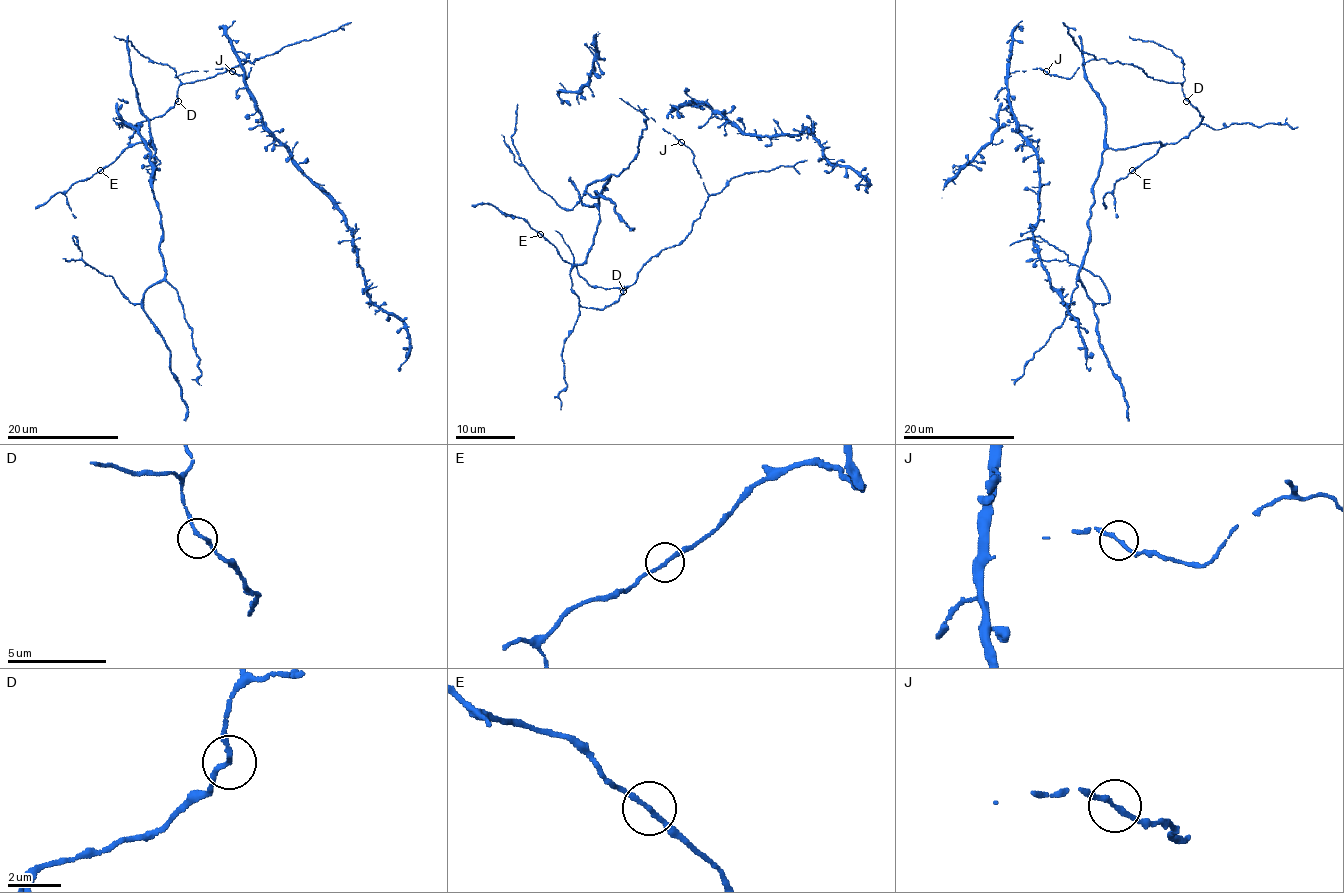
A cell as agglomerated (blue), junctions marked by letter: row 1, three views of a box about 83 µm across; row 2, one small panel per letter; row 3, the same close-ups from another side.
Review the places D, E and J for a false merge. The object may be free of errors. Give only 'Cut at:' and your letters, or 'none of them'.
Cut at: none of them

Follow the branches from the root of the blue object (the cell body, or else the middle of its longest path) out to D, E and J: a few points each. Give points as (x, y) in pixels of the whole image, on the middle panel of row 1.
D: (676, 246), (664, 247), (642, 268), (638, 278), (630, 285), (623, 287), (623, 291)
E: (676, 246), (664, 247), (623, 287), (616, 302), (596, 309), (579, 303), (571, 288), (571, 265), (540, 234)
J: (676, 246), (691, 231), (707, 200), (707, 191), (694, 163), (692, 151), (680, 142)

